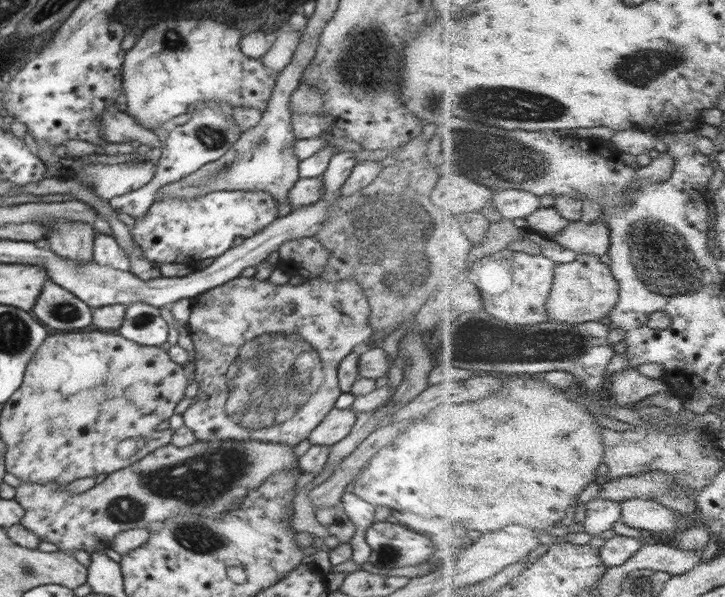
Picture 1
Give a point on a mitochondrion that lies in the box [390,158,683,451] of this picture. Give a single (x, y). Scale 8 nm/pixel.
(492, 341)

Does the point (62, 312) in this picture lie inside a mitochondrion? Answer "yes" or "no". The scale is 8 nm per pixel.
yes

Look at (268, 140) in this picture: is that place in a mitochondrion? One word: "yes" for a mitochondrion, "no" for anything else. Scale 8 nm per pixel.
no

